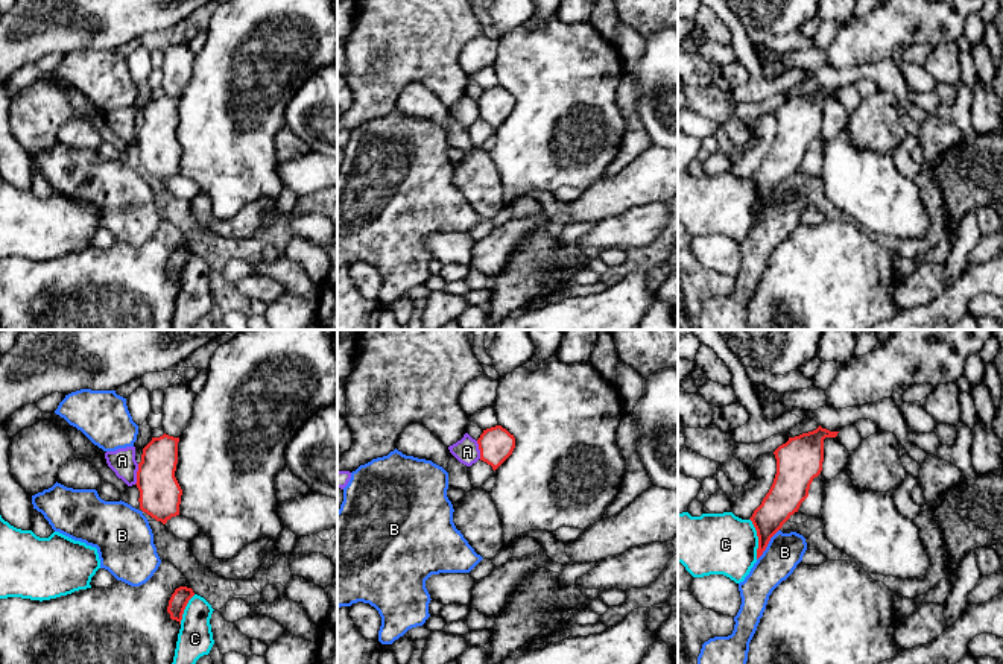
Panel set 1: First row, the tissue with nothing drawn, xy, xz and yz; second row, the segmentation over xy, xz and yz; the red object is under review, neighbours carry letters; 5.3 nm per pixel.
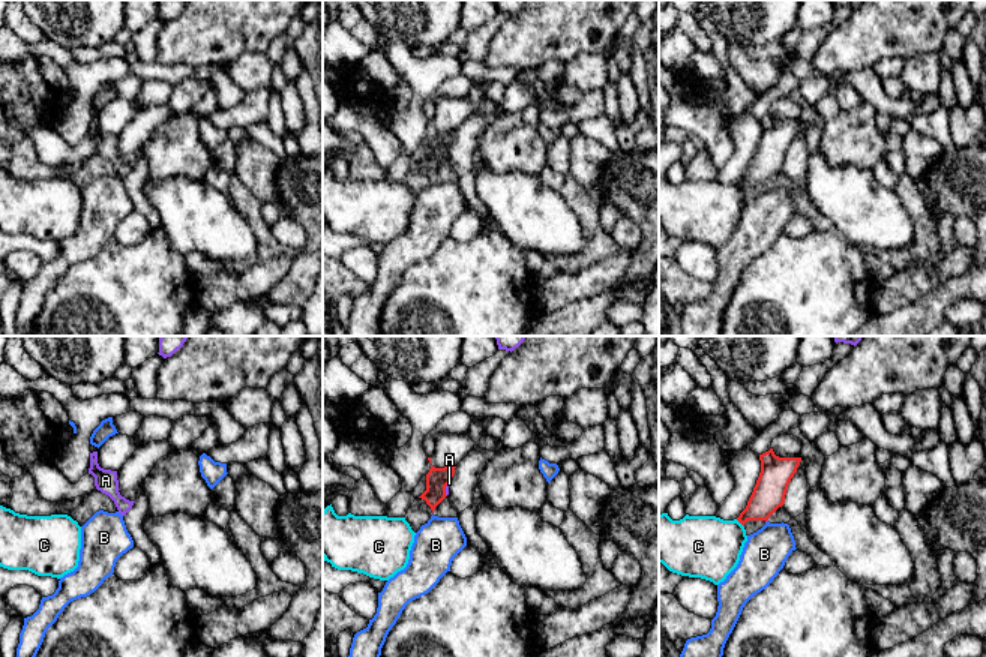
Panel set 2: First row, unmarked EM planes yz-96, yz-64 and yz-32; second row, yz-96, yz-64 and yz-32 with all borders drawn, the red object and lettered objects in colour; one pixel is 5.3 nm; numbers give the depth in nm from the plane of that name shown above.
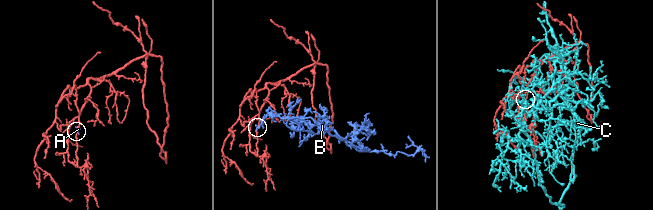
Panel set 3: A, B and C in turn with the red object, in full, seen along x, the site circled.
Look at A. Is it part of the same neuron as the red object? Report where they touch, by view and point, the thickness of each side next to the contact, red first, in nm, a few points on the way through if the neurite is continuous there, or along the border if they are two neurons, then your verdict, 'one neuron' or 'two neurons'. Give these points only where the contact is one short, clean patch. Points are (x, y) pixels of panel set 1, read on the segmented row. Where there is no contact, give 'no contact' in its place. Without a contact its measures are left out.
contact xy (137, 474); calibres 220 and 140 nm; border xy (139, 464), (134, 483); two neurons

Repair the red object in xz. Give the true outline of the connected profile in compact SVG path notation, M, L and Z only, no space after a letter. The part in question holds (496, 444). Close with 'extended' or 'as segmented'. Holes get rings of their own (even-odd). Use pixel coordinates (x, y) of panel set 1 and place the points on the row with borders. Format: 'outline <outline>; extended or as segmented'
outline M502 425L483 430L477 439L480 460L486 462L495 471L514 451L515 438Z; as segmented

